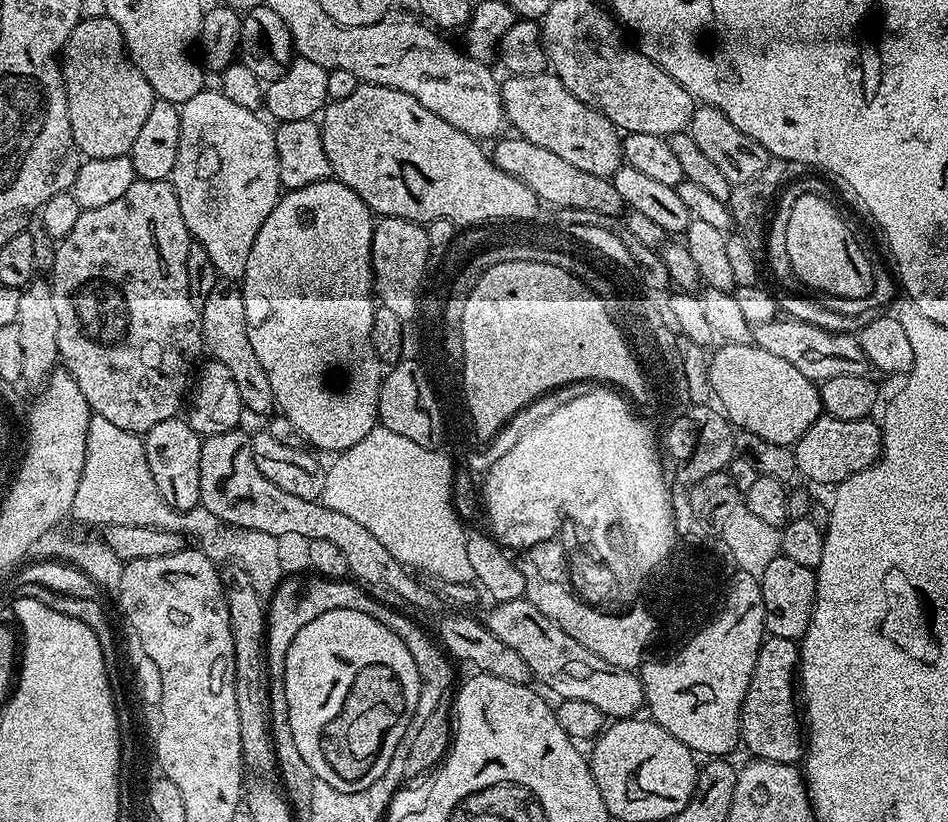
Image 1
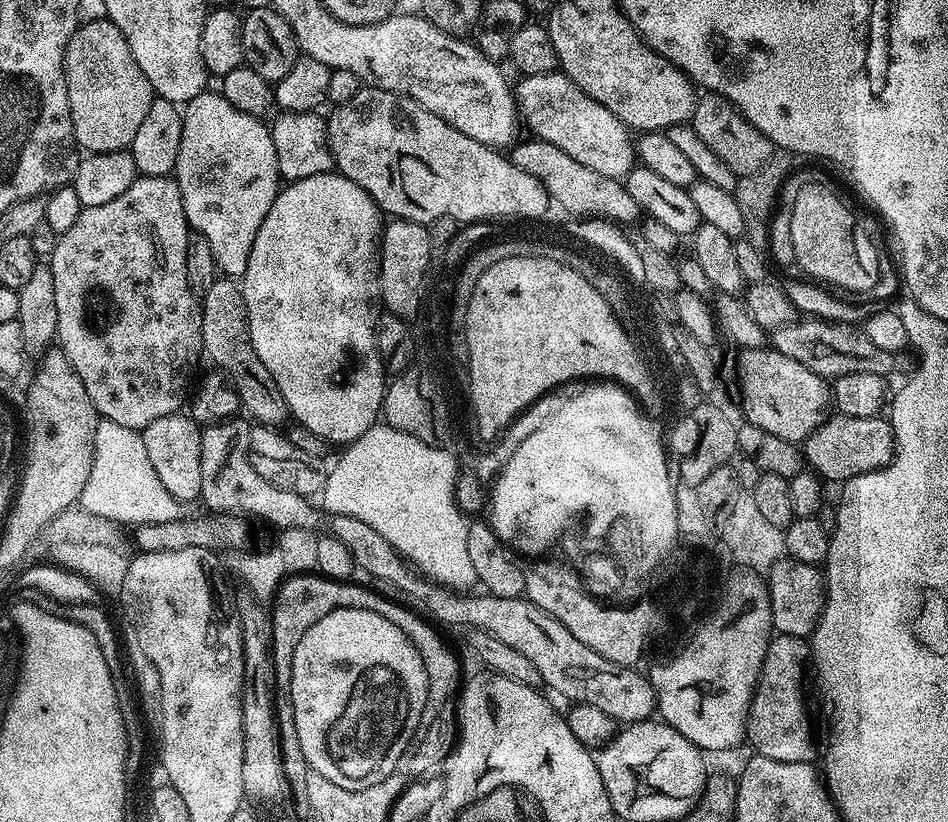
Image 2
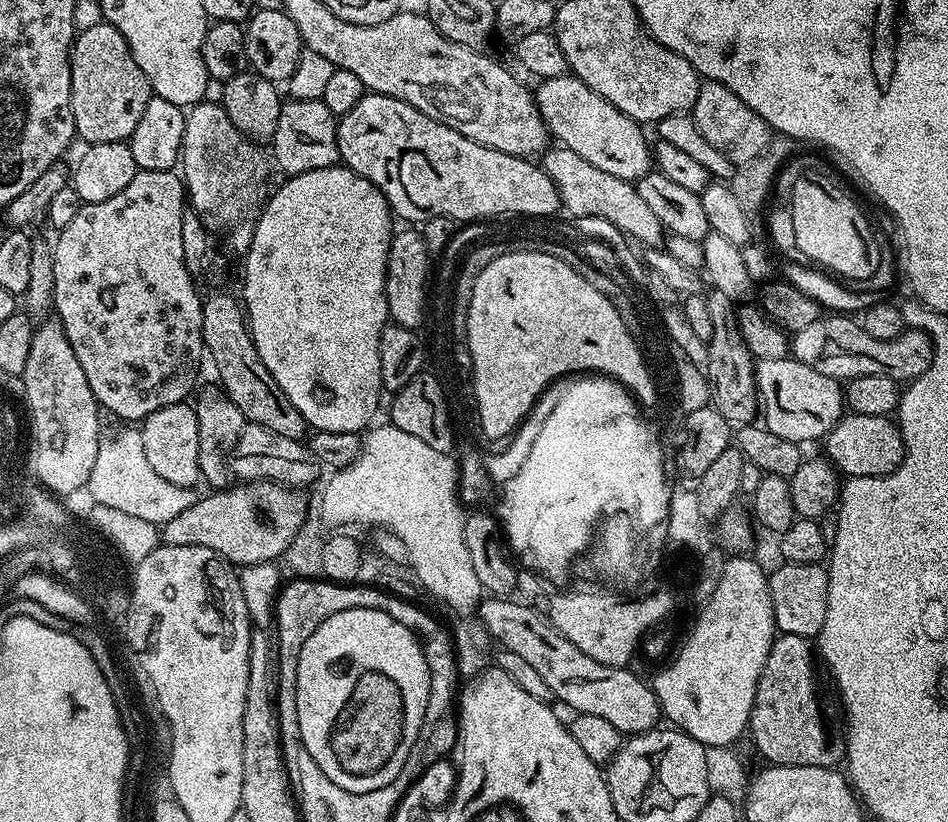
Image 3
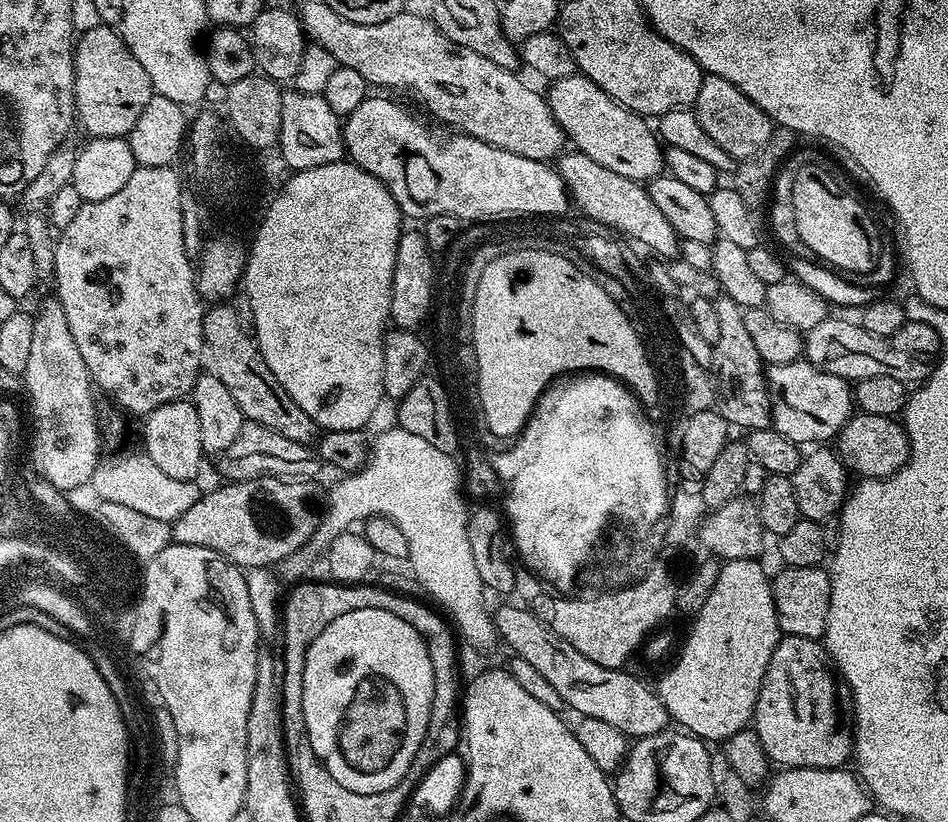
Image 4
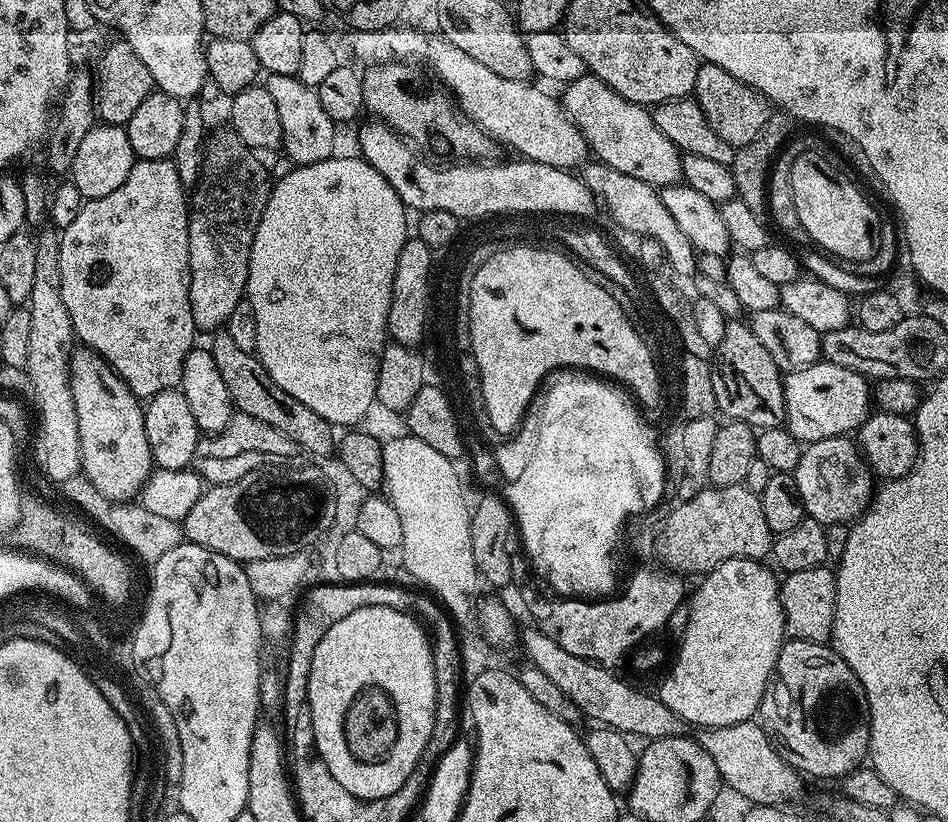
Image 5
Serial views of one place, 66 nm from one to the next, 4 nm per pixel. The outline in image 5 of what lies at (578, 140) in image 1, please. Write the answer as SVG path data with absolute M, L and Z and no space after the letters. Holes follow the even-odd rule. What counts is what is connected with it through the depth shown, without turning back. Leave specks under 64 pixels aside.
M585 74L582 78L567 85L563 92L562 107L564 111L576 123L578 130L586 138L591 155L599 163L610 166L630 178L638 178L638 182L651 184L657 190L669 188L671 184L681 183L684 175L682 153L674 146L674 142L670 142L670 138L666 138L666 134L662 134L662 130L658 130L658 126L654 126L652 113L645 105L635 104L622 98L622 94L618 94L610 86L606 86L606 82L602 82L591 74Z

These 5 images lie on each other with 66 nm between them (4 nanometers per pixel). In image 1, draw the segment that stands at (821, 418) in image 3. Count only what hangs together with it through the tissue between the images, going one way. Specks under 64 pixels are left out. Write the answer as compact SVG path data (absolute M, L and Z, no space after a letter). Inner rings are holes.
M724 342L719 347L720 349L716 353L713 351L710 356L712 392L715 399L716 396L720 399L719 407L723 409L737 429L758 434L762 438L766 438L768 442L792 446L802 438L802 434L806 434L806 430L810 430L810 426L815 420L820 419L822 405L819 387L813 383L813 380L800 374L790 362L752 344Z

